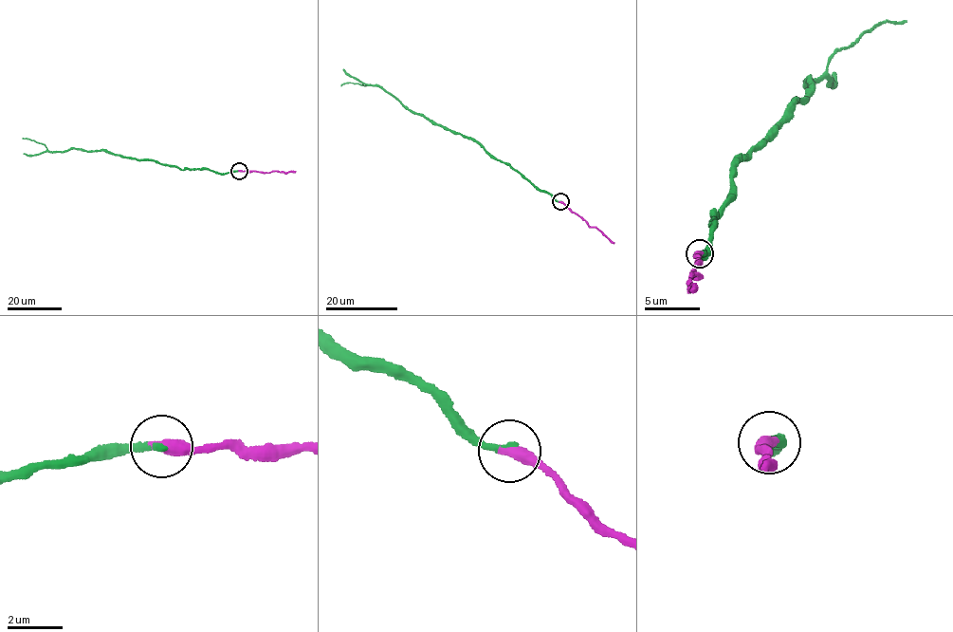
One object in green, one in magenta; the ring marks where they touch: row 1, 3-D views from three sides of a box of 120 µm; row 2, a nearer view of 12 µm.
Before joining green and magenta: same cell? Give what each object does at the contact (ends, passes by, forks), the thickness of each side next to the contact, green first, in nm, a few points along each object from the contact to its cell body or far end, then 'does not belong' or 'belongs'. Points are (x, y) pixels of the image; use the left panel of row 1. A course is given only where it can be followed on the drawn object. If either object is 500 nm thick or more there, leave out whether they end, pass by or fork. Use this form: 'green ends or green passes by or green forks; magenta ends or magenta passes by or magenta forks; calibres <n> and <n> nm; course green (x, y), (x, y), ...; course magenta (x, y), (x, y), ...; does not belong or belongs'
green ends; magenta ends; calibres 240 and 480 nm; course green (239, 171), (226, 174), (209, 169), (183, 170), (103, 150), (69, 148), (48, 152), (43, 144), (23, 138); course magenta (239, 171), (296, 171); belongs

